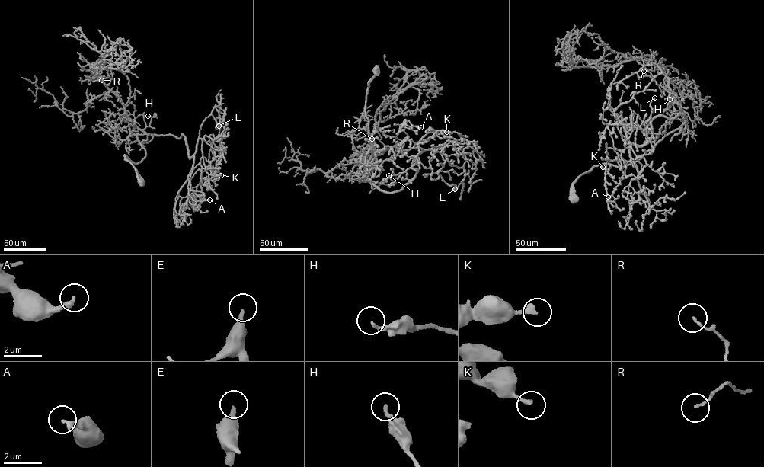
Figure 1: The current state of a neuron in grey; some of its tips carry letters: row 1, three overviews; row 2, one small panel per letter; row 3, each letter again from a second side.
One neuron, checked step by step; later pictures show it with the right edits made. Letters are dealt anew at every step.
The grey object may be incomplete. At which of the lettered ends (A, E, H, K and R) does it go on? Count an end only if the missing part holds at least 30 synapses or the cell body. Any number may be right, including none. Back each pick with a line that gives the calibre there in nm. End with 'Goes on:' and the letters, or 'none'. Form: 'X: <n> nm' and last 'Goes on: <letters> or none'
Goes on: none

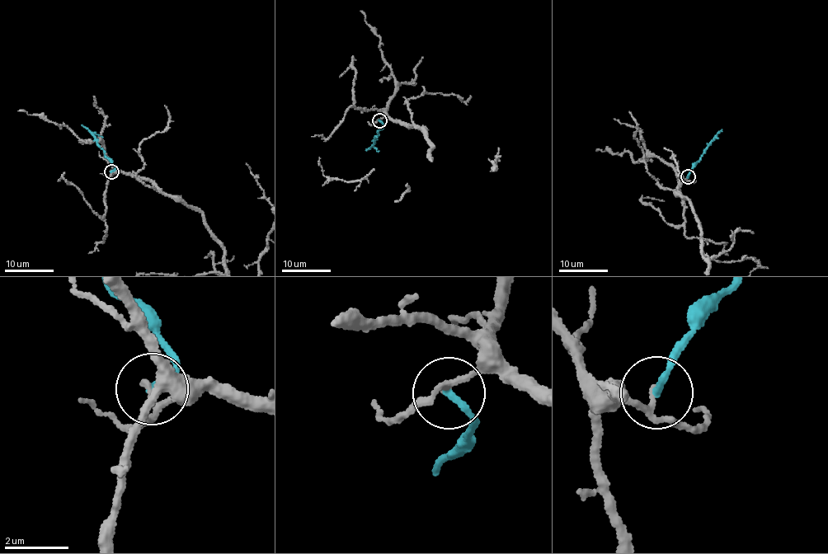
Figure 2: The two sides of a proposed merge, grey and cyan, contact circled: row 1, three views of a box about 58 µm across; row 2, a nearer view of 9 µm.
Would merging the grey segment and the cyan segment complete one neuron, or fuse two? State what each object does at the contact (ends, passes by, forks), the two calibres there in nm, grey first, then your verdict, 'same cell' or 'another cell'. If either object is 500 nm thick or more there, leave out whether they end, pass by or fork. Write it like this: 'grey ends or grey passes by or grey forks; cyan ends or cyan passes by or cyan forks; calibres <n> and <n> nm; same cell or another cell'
grey passes by; cyan ends; calibres 160 and 220 nm; another cell

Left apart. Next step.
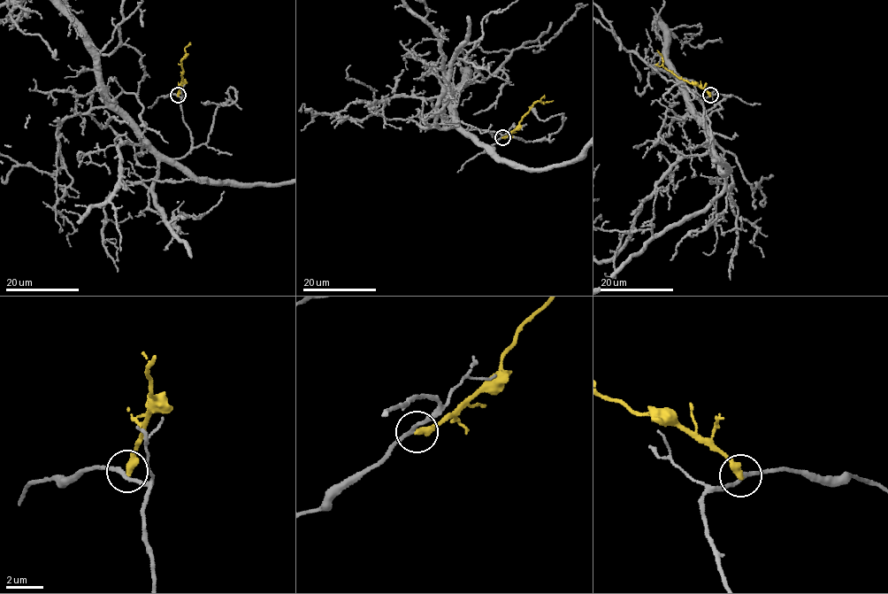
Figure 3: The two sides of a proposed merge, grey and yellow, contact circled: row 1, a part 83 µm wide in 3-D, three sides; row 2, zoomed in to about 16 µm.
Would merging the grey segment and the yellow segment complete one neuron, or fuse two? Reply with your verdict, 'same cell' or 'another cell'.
another cell

